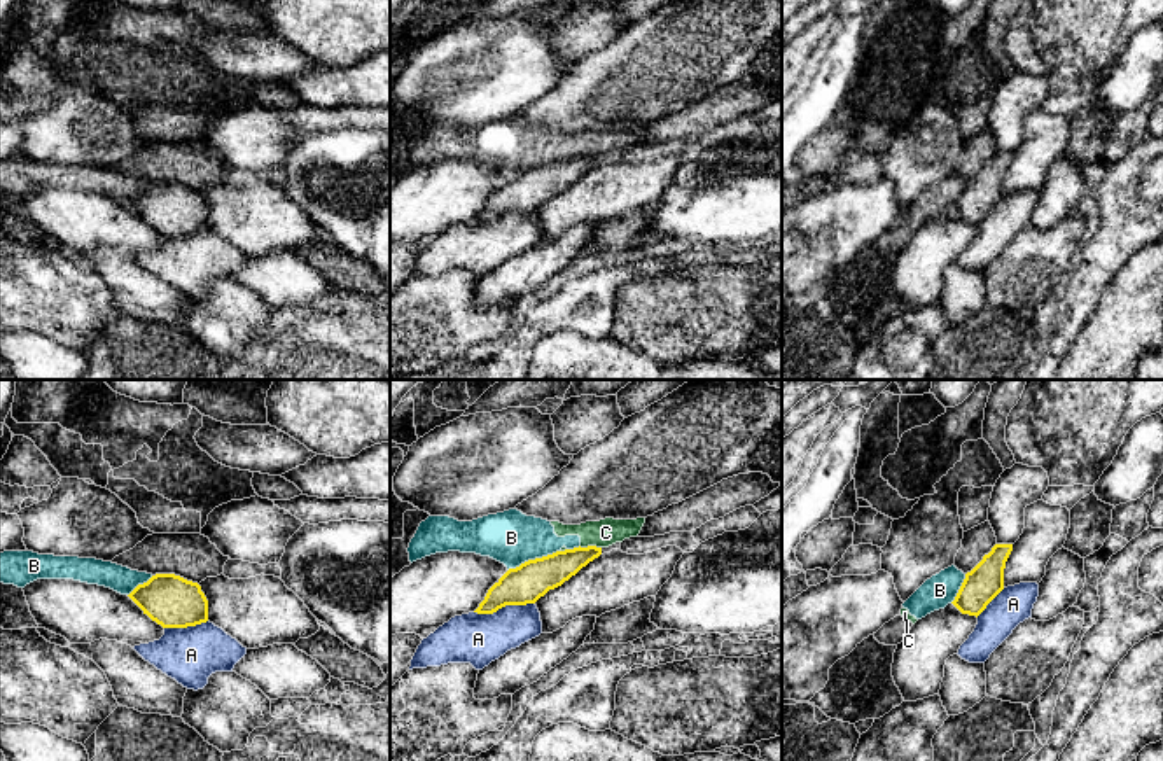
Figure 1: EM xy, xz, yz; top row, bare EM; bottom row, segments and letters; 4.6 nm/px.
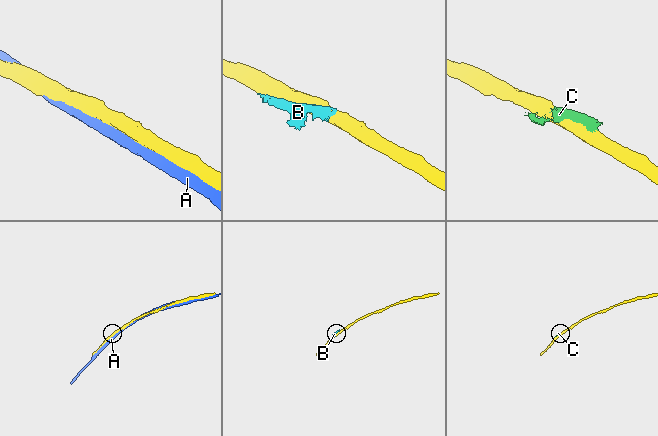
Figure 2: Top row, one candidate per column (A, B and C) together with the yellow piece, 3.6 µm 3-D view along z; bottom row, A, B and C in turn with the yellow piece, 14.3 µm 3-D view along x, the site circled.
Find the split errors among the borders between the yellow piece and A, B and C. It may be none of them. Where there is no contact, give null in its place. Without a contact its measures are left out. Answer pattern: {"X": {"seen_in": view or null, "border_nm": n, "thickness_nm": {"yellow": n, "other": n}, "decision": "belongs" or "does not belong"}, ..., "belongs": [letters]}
{"A": {"seen_in": "xz", "border_nm": 280, "thickness_nm": {"yellow": 180, "other": 240}, "decision": "does not belong"}, "B": {"seen_in": "xz", "border_nm": 260, "thickness_nm": {"yellow": 180, "other": 260}, "decision": "does not belong"}, "C": {"seen_in": "xz", "border_nm": 100, "thickness_nm": {"yellow": 160, "other": 130}, "decision": "does not belong"}, "belongs": []}

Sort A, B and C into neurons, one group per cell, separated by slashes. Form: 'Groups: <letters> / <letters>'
Groups: A / B C

